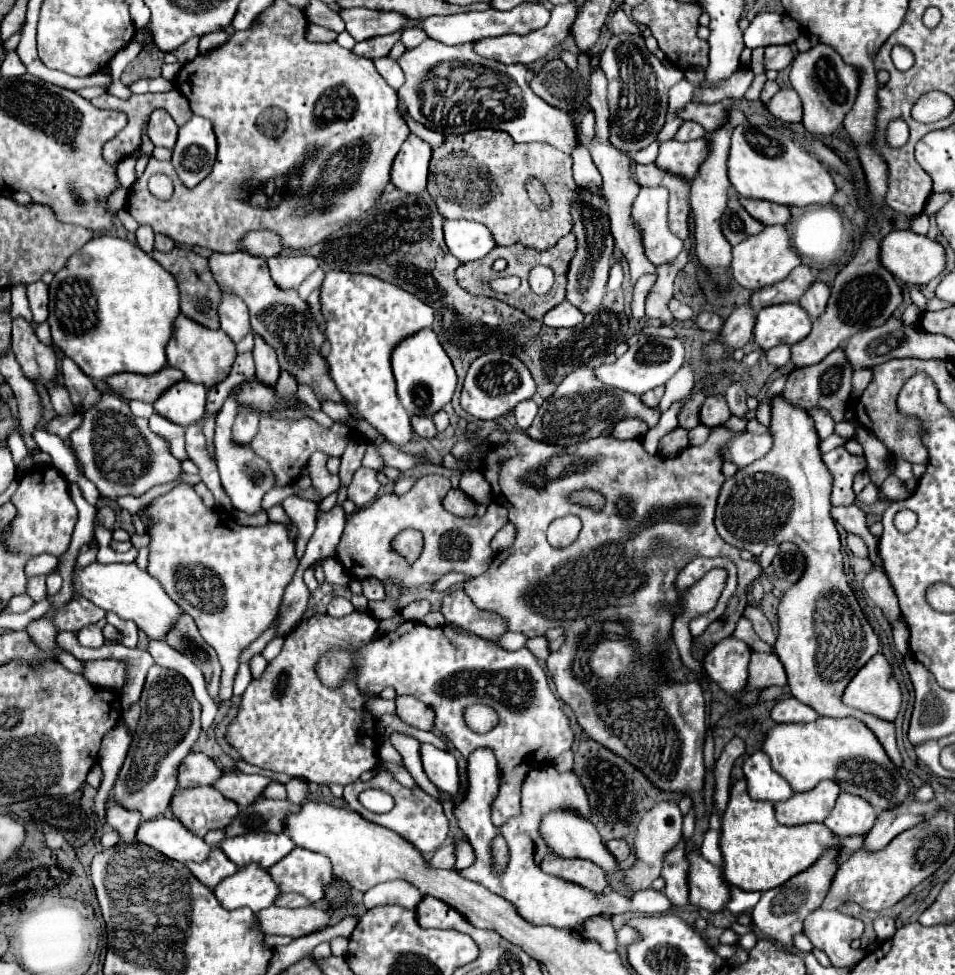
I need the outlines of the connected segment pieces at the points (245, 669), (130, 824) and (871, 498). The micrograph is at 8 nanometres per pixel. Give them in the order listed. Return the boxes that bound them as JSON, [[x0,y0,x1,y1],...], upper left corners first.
[[233,663,253,695],[107,799,141,843],[857,482,879,503]]

